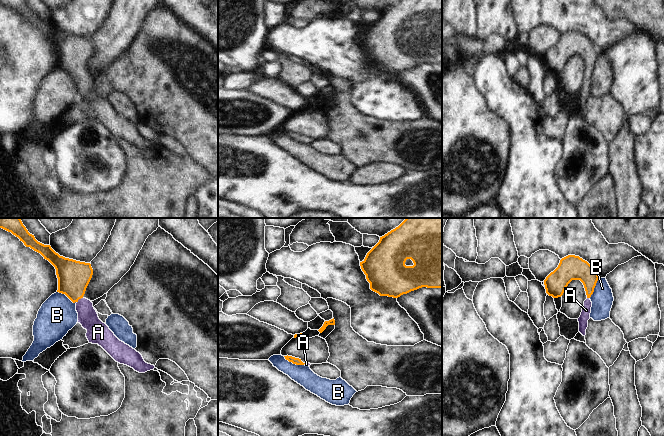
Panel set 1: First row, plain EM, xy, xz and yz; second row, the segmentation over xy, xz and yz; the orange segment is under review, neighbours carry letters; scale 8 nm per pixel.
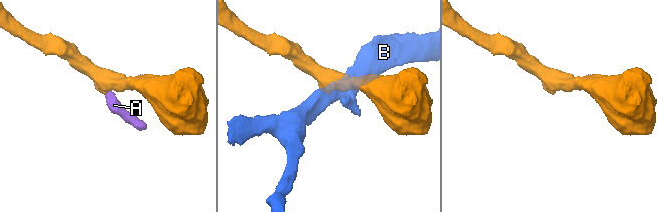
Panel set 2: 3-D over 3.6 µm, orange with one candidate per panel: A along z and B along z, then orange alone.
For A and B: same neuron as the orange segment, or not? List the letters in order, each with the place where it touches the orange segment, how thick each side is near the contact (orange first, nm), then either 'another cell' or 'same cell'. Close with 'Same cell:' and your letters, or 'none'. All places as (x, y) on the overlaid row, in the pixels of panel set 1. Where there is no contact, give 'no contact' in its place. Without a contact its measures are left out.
A: xy (79, 298) | 260/160 nm | same cell
B: xz (293, 363) | 60/160 nm | another cell
Same cell: A

